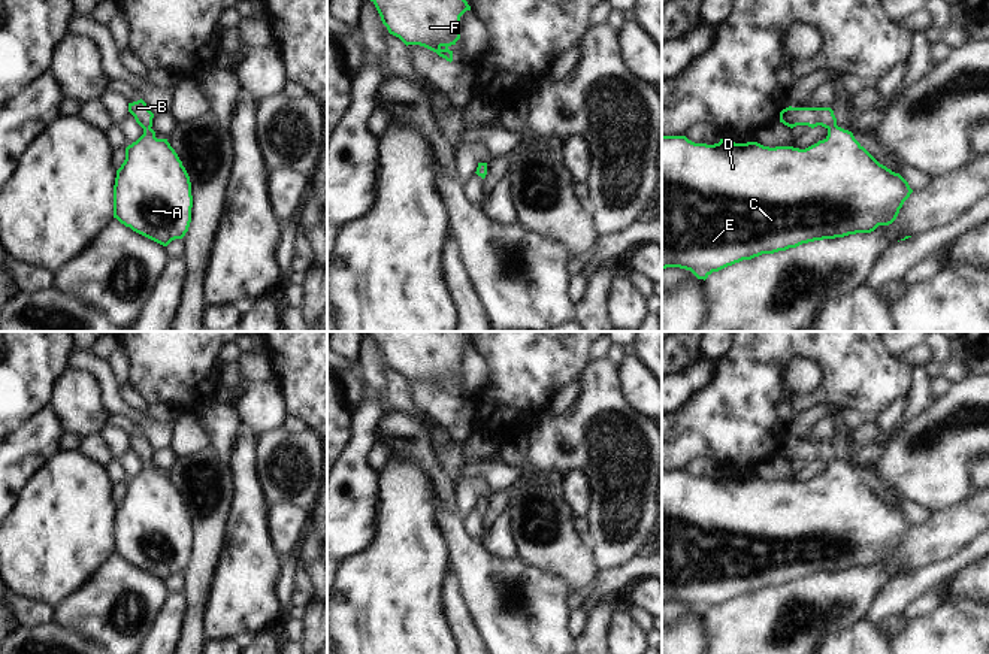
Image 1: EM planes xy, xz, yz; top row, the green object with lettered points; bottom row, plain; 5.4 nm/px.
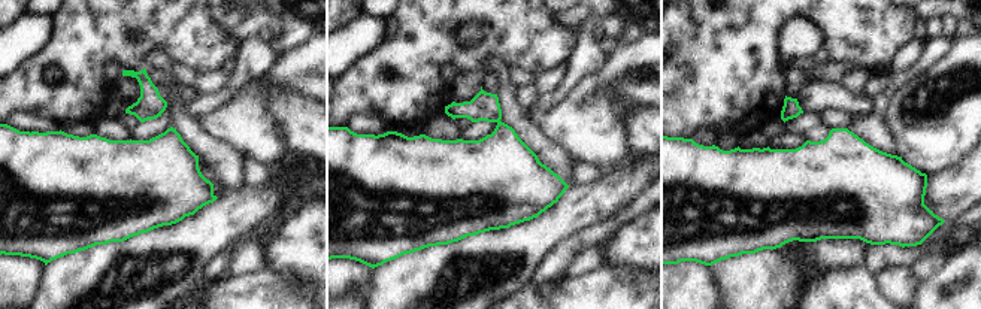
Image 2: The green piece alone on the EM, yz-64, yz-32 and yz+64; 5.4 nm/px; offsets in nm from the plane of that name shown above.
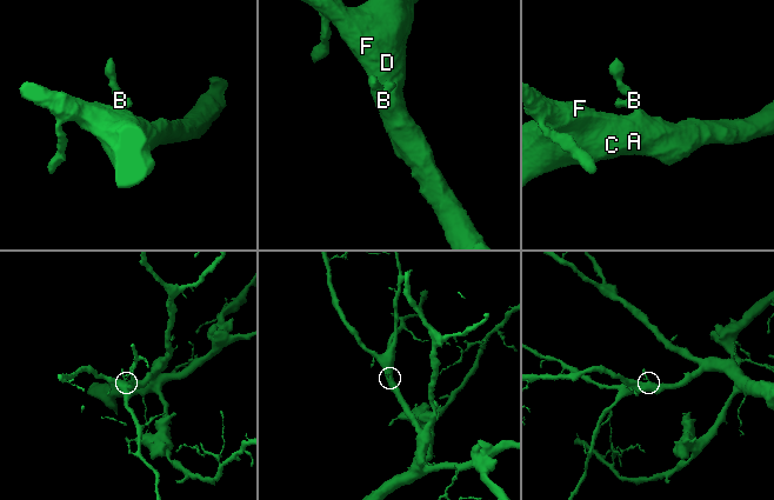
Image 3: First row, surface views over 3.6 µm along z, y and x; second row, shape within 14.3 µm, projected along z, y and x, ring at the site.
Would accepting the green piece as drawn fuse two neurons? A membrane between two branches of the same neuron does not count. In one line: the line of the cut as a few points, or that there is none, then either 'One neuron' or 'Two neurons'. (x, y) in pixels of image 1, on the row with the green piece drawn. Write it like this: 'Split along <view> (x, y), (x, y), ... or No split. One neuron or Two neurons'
No split. One neuron.

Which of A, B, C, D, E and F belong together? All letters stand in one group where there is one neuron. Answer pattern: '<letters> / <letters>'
A B C D E F

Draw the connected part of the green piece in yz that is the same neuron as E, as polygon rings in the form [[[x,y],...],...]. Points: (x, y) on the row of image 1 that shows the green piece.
[[[786,108],[780,122],[793,128],[822,125],[828,136],[799,149],[793,146],[763,146],[757,142],[695,143],[686,136],[662,136],[662,269],[690,270],[698,279],[713,272],[762,254],[774,254],[802,243],[871,233],[878,225],[892,224],[913,190],[899,175],[880,164],[853,136],[837,125],[831,108]]]

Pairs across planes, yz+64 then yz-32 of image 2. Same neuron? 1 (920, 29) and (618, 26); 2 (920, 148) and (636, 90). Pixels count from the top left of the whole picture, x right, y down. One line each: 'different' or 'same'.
1: different
2: same

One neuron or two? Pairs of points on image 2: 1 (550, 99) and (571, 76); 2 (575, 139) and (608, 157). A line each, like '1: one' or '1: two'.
1: one
2: one

